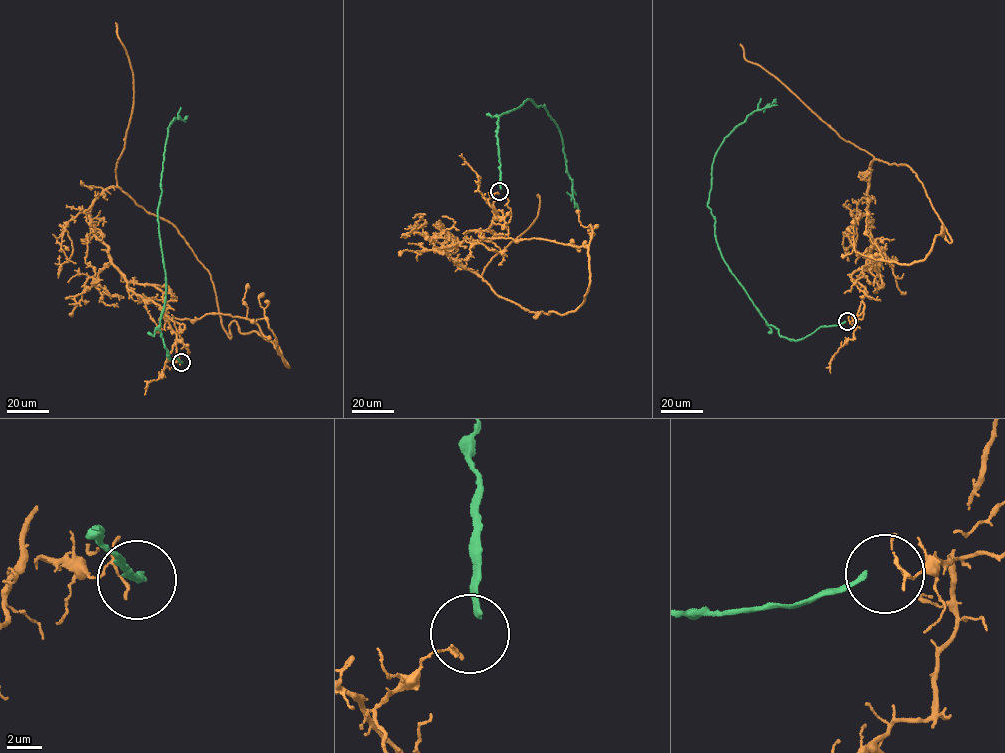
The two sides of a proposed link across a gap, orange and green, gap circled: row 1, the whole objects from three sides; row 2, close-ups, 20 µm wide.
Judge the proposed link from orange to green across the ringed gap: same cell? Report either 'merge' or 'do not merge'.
do not merge

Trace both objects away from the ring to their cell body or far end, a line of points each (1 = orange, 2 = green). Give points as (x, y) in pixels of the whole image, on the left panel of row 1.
1: (180, 363), (94, 233), (113, 187), (178, 230), (228, 337), (256, 331), (289, 367), (250, 320), (155, 332)
2: (181, 361), (176, 356), (171, 360), (158, 329), (166, 288), (157, 207), (168, 128), (173, 119), (188, 116)

